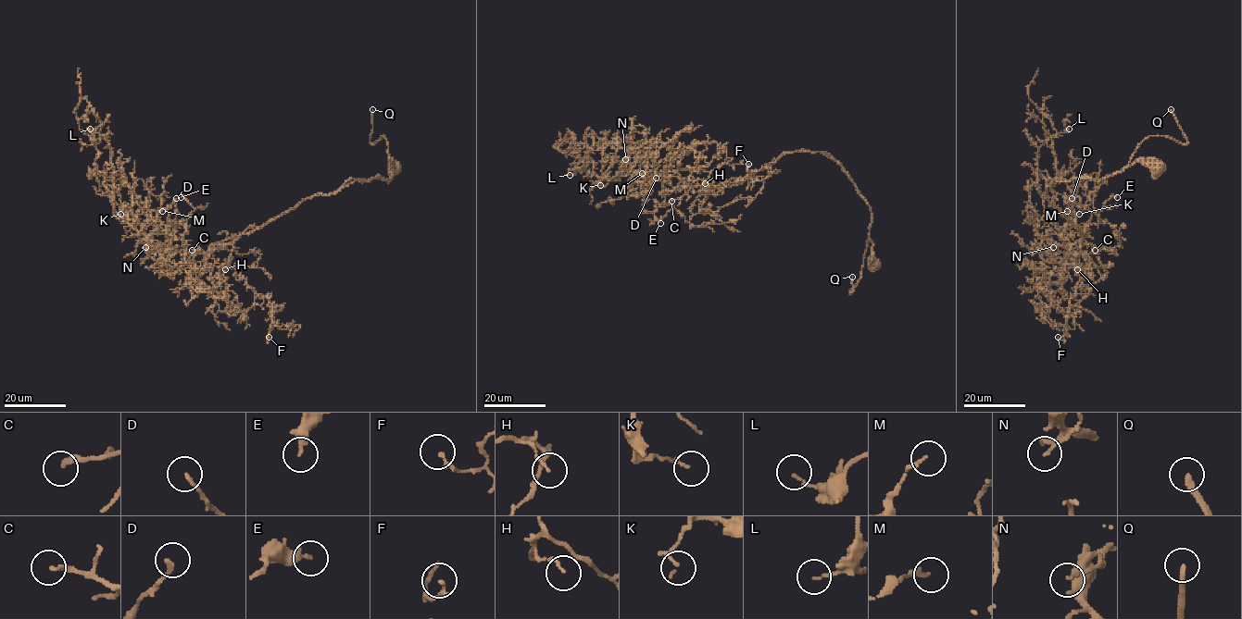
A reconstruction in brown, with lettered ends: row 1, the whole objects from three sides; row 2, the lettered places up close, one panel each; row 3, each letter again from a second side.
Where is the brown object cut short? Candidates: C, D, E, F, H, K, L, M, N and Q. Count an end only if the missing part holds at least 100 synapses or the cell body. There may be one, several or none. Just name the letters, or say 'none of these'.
C, Q

